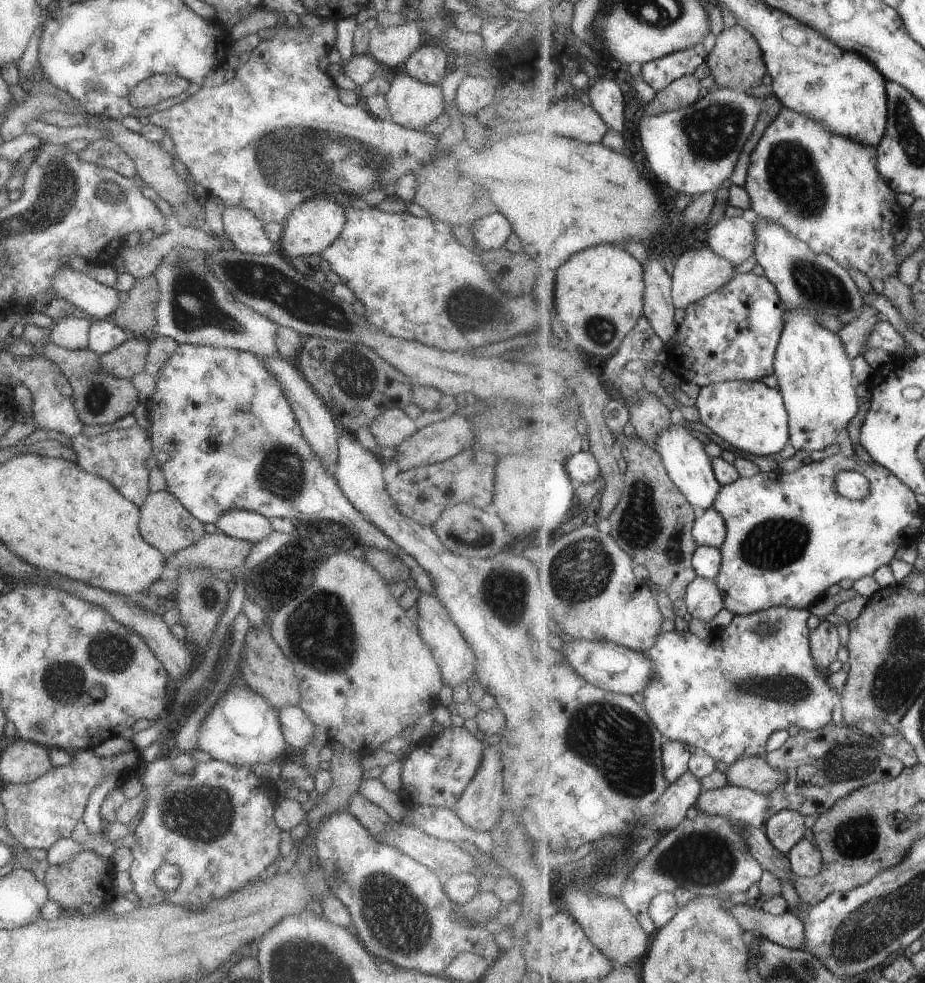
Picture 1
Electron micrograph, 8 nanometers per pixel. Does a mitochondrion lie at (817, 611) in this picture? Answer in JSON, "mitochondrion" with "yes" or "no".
{"mitochondrion":"no"}

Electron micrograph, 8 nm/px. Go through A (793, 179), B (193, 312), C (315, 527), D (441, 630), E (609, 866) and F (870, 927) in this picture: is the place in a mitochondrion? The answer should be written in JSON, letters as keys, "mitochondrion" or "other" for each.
{"A":"mitochondrion","B":"mitochondrion","C":"other","D":"other","E":"mitochondrion","F":"mitochondrion"}

